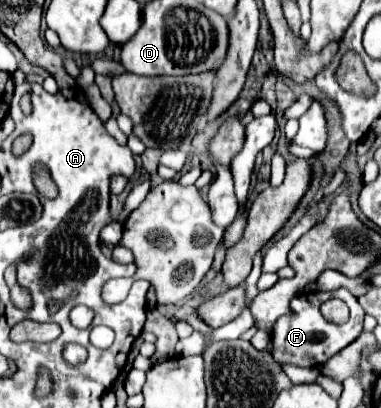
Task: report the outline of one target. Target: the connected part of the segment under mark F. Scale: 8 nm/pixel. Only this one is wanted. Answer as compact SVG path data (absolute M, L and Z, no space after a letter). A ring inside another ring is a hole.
M344 287L332 291L332 293L322 293L322 291L308 291L300 293L290 301L290 313L280 317L272 329L272 357L278 361L278 365L298 365L298 367L314 367L326 363L330 357L334 357L338 351L342 351L346 345L350 345L360 333L362 333L362 321L364 321L364 311L360 309L358 299ZM330 297L338 297L346 301L350 307L350 319L346 323L330 323L322 317L320 305L328 301Z

